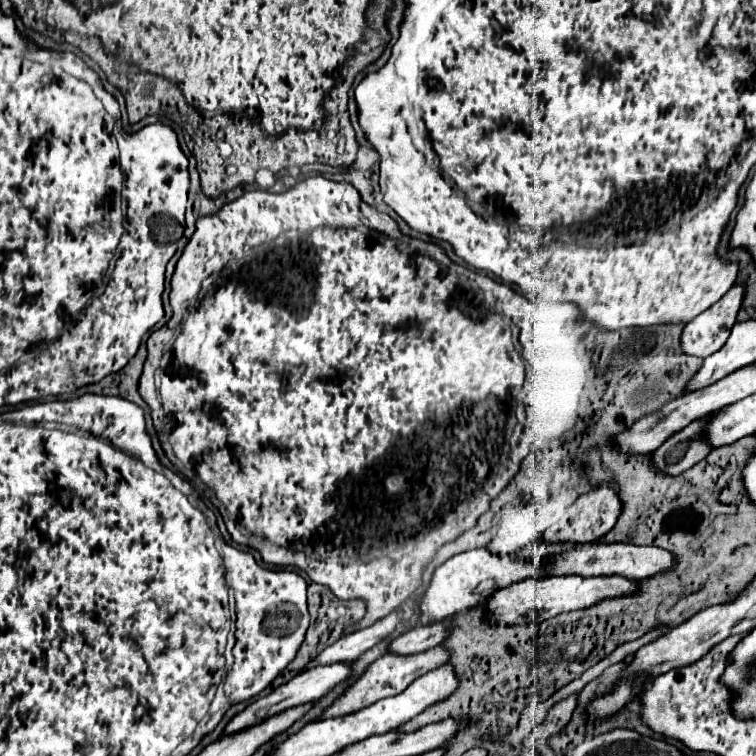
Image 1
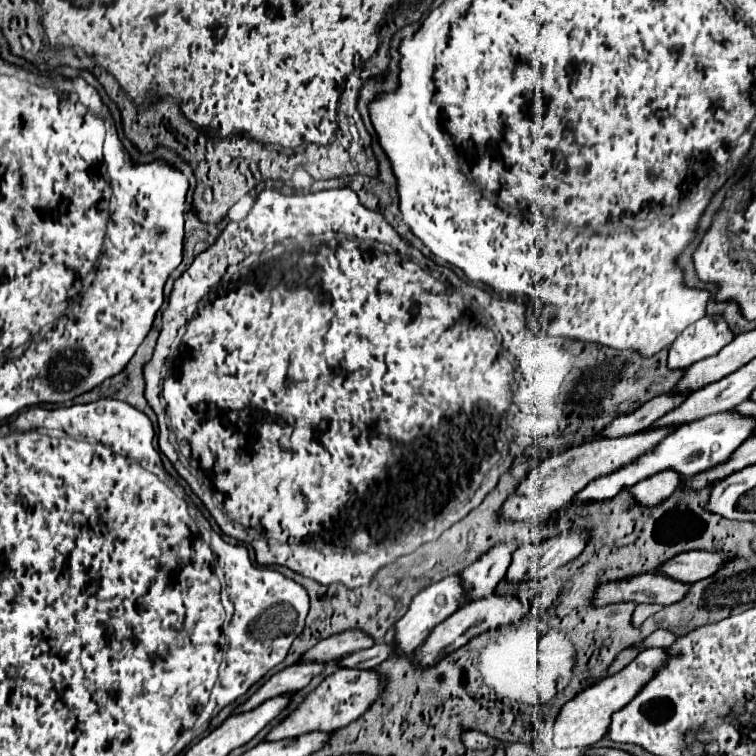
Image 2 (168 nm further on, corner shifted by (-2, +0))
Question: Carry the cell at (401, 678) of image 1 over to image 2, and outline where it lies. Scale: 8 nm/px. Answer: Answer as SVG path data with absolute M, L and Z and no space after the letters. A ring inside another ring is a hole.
M338 670L330 676L326 676L316 690L312 690L304 702L290 712L278 726L274 726L266 734L266 742L276 742L276 740L286 740L286 738L298 738L308 732L334 732L350 722L354 718L360 718L372 704L378 700L378 694L382 690L380 676L372 670Z

